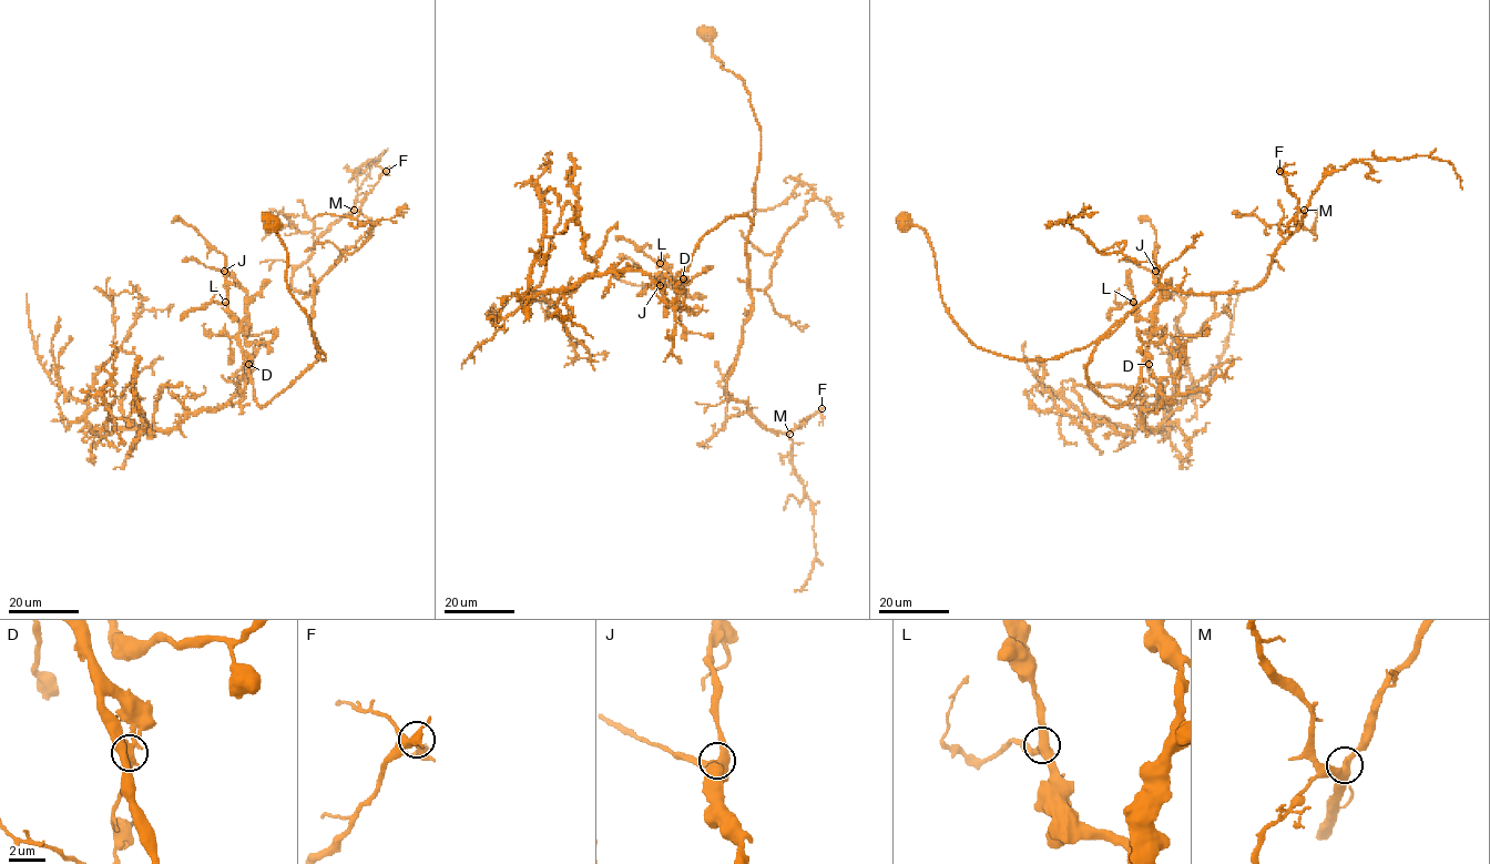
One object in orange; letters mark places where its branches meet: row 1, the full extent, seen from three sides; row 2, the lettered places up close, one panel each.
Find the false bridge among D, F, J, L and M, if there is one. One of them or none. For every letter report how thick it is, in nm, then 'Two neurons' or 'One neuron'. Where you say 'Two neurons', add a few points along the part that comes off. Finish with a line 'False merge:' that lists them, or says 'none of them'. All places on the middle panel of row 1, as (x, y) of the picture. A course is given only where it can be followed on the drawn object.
D: Thickness 360 nm. Two neurons. Course of the part to remove: (683, 277), (667, 303), (628, 271), (521, 296), (542, 280), (569, 203), (577, 222), (577, 165)
F: Thickness 340 nm. One neuron
J: Thickness 440 nm. One neuron
L: Thickness 400 nm. One neuron
M: Thickness 380 nm. One neuron
False merge: D

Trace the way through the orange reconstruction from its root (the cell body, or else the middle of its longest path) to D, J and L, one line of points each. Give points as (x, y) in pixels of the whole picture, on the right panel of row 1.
D: (900, 222), (927, 234), (942, 303), (977, 346), (1050, 359), (1095, 342), (1087, 380), (1120, 406), (1149, 364)
J: (900, 222), (927, 234), (973, 344), (1050, 359), (1095, 342), (1087, 380), (1111, 405), (1138, 384), (1155, 271)
L: (900, 222), (927, 234), (973, 344), (1050, 359), (1095, 342), (1087, 380), (1111, 405), (1150, 338), (1133, 302)

